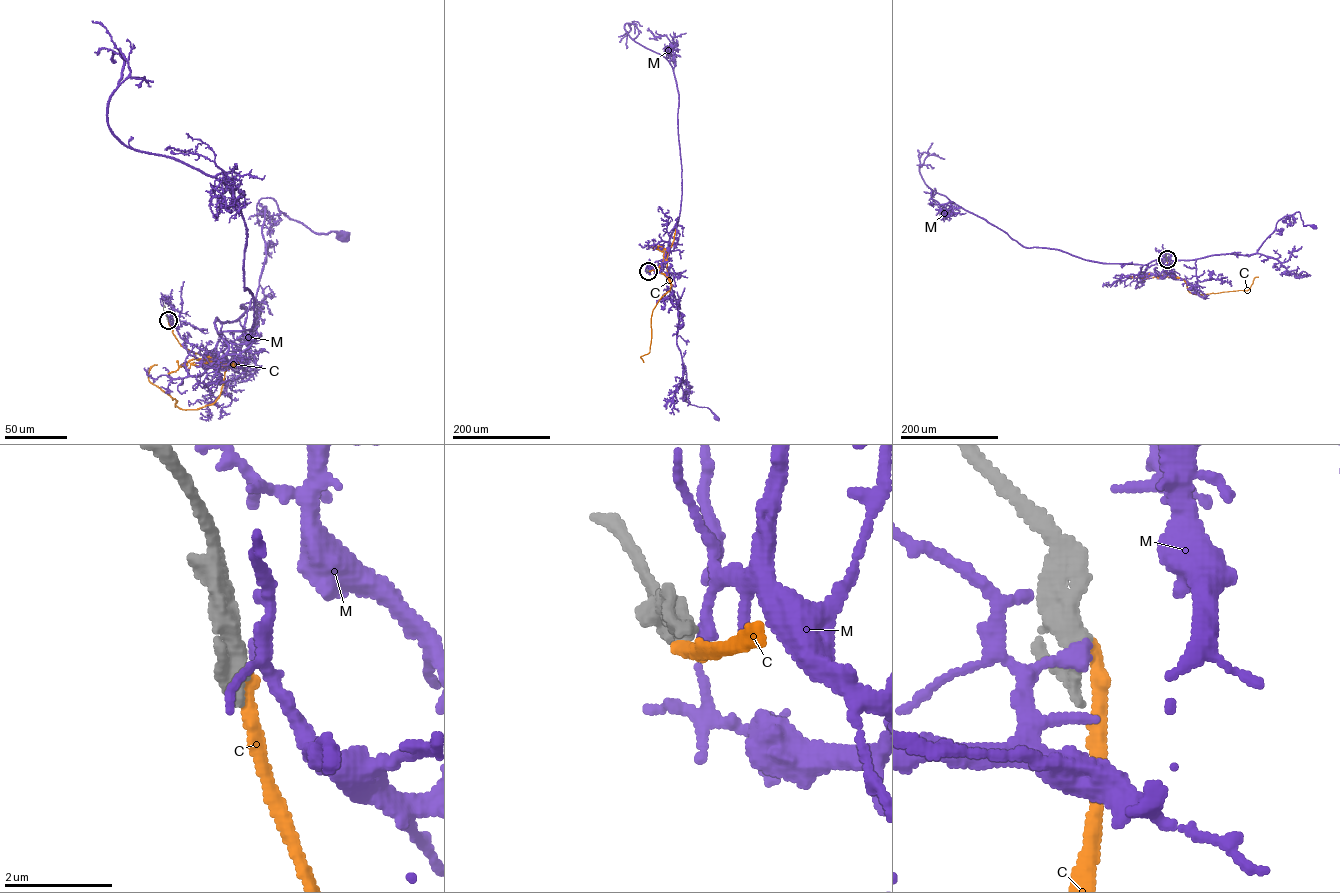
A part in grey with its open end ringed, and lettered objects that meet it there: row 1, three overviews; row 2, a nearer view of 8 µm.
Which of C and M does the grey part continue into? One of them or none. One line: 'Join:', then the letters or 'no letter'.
Join: C

